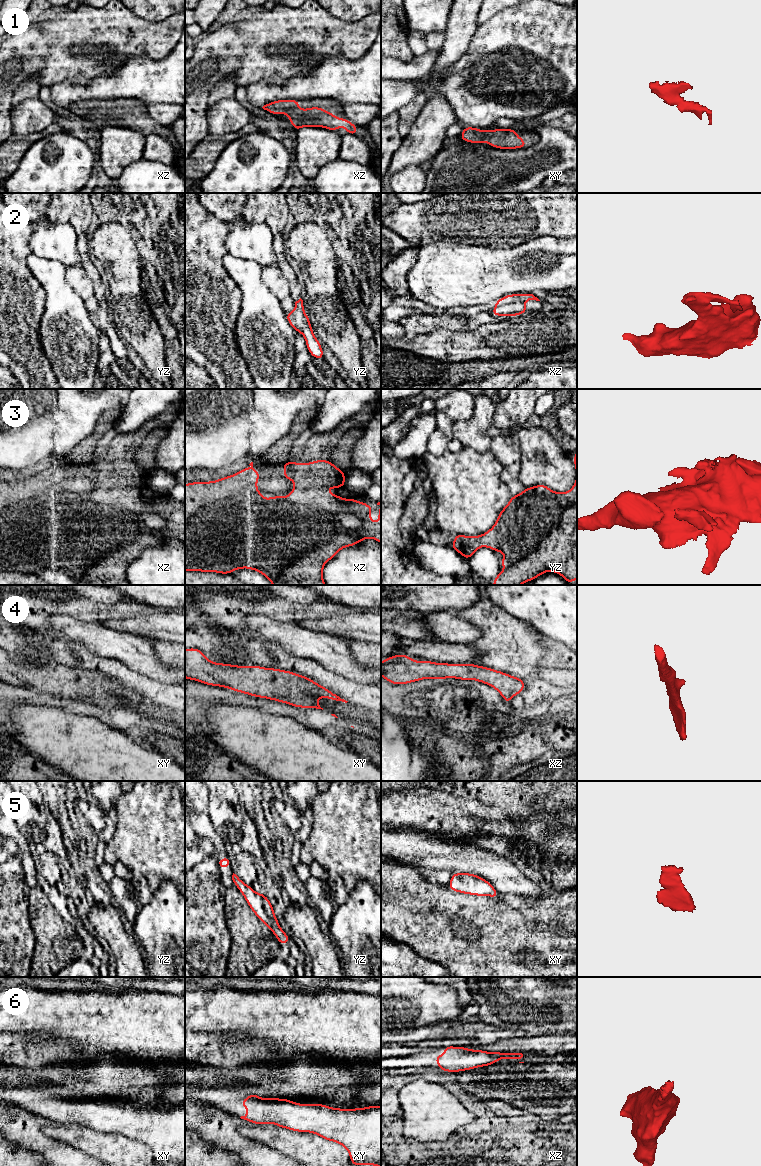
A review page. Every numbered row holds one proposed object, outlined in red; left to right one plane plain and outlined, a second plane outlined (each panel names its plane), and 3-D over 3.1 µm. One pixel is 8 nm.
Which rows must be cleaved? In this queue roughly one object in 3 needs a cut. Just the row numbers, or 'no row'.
no row

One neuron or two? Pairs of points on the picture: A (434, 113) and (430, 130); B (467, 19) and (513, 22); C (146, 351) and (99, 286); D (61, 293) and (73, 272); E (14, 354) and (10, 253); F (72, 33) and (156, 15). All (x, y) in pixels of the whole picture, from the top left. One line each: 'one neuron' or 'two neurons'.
A: one neuron
B: two neurons
C: two neurons
D: two neurons
E: one neuron
F: two neurons

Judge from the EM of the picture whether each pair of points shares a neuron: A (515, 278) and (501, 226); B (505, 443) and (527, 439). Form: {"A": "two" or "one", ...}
{"A": "two", "B": "two"}

